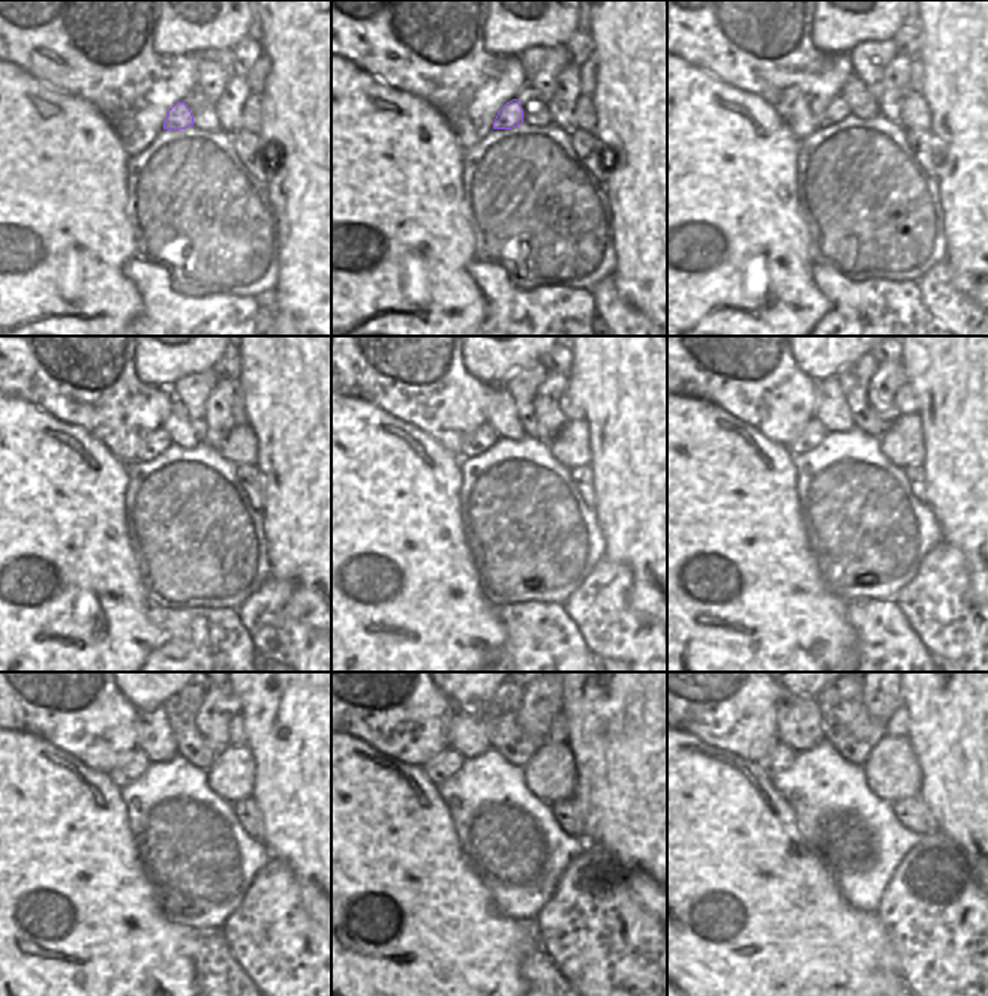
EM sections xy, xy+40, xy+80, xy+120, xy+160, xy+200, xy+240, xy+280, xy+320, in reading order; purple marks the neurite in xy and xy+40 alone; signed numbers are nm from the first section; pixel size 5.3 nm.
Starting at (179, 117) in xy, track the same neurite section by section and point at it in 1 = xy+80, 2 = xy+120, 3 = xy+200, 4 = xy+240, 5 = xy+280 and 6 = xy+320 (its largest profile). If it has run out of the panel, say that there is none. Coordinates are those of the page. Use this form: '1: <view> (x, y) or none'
1: xy+80 (838, 110)
2: xy+120 (158, 441)
3: xy+200 (814, 431)
4: xy+240 (135, 764)
5: xy+280 (440, 768)
6: xy+320 (781, 756)

